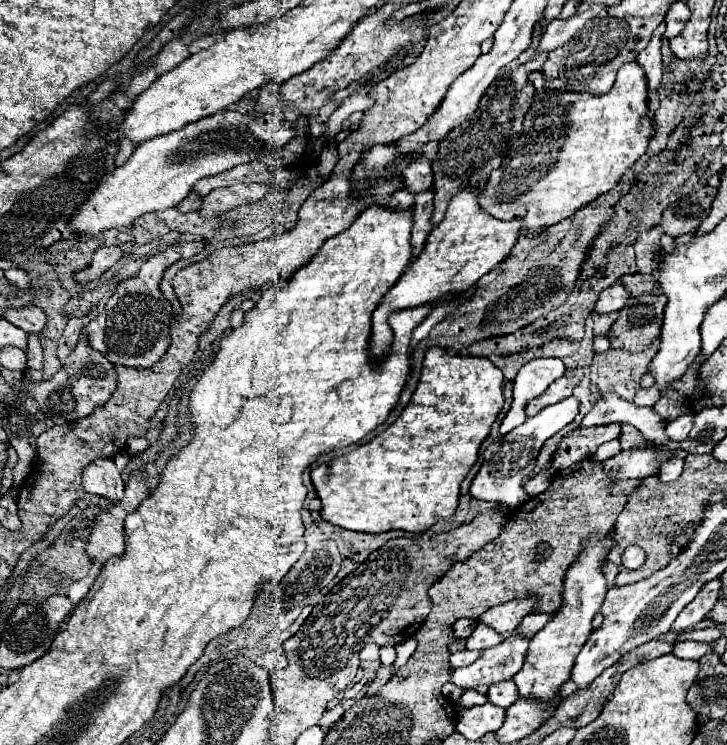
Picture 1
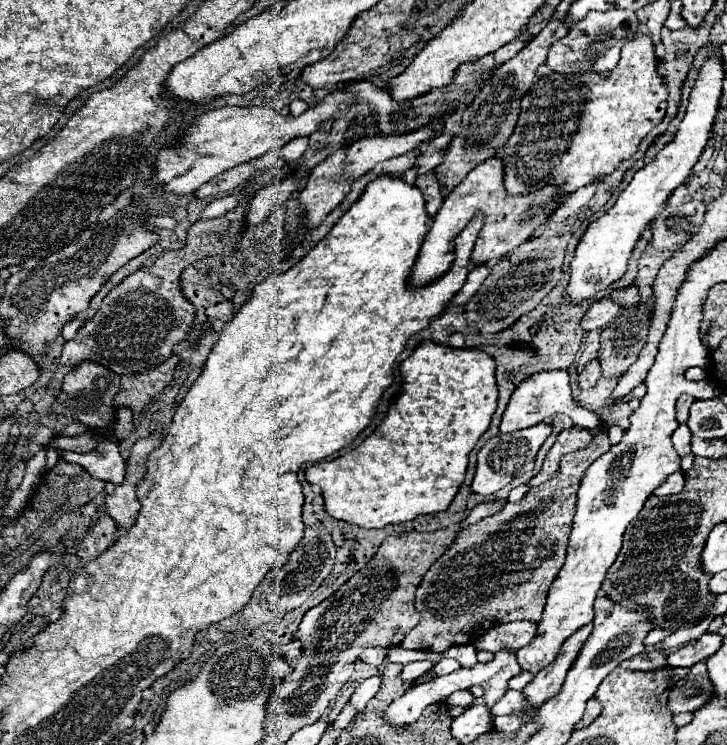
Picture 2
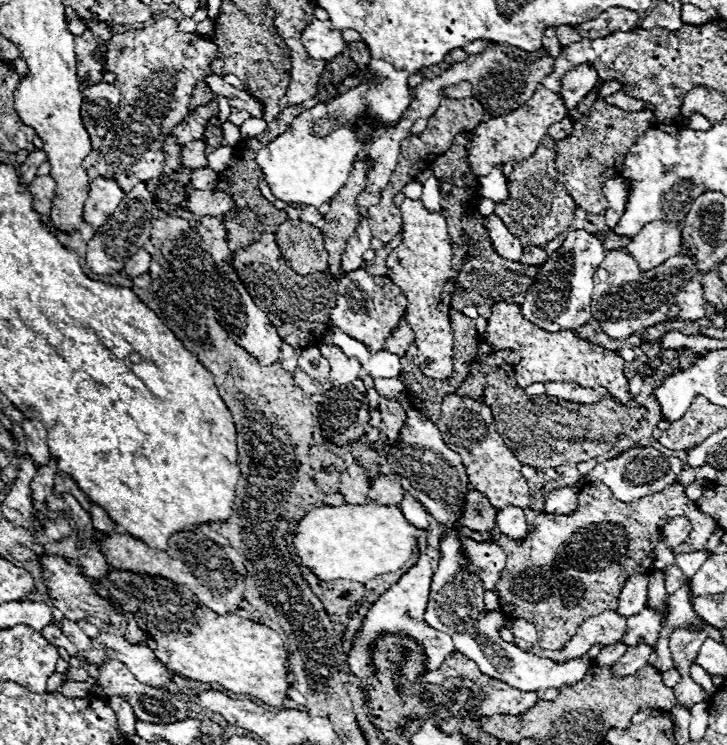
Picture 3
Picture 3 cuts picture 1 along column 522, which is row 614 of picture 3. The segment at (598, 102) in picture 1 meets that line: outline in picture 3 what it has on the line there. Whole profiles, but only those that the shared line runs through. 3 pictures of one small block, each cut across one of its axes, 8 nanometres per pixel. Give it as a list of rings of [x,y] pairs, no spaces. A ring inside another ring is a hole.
[[[110,566],[108,574],[94,578],[98,596],[120,604],[124,614],[132,614],[138,626],[148,634],[146,644],[152,646],[156,658],[178,676],[216,682],[236,694],[250,694],[256,700],[280,708],[290,682],[286,676],[284,640],[264,624],[240,618],[236,614],[216,614],[198,604],[198,598],[184,586],[178,586],[160,576],[134,574]]]

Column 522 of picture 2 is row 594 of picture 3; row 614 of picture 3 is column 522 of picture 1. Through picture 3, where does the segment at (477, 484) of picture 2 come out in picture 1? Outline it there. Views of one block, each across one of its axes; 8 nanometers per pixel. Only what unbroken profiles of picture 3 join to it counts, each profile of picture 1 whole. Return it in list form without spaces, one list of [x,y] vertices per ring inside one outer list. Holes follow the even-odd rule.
[[[568,396],[566,400],[560,400],[552,406],[546,406],[540,414],[528,418],[520,428],[514,428],[504,438],[490,444],[484,452],[482,468],[476,474],[476,478],[472,480],[470,496],[478,498],[478,500],[496,502],[496,504],[502,504],[508,508],[518,508],[522,502],[526,502],[528,500],[528,494],[524,490],[526,474],[534,470],[536,456],[538,456],[542,444],[574,420],[574,416],[578,414],[578,406],[580,406],[580,400],[576,396]]]

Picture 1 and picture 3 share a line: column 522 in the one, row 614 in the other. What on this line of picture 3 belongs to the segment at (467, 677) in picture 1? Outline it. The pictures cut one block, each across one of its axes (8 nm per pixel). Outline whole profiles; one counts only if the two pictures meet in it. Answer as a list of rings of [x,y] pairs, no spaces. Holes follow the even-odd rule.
[[[644,608],[640,614],[630,616],[626,620],[626,634],[622,636],[622,642],[626,646],[636,646],[636,644],[652,644],[656,645],[658,634],[660,634],[660,626],[662,626],[662,612]]]

